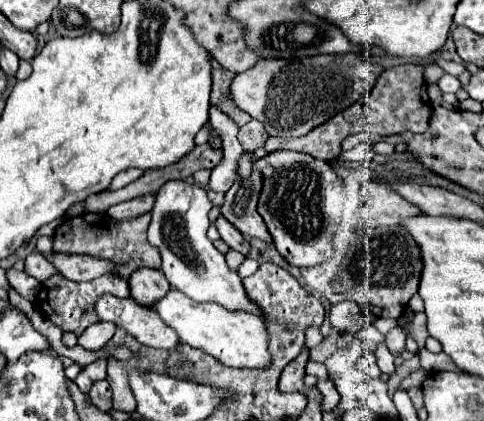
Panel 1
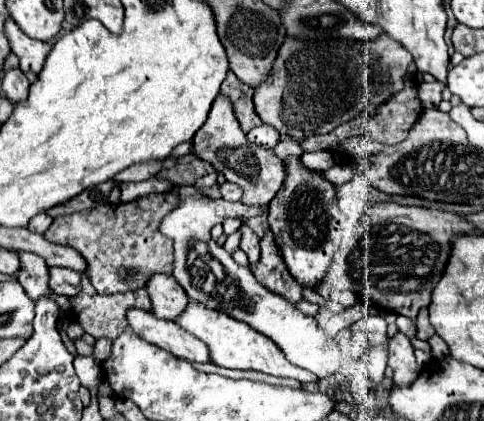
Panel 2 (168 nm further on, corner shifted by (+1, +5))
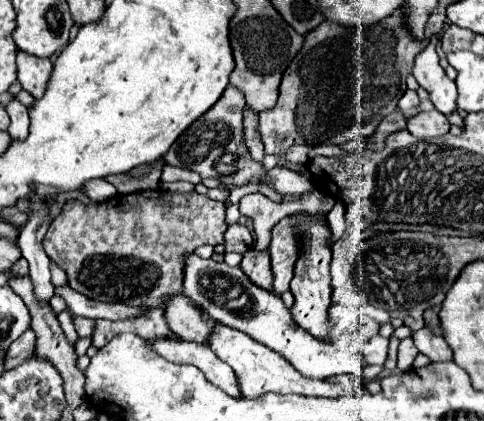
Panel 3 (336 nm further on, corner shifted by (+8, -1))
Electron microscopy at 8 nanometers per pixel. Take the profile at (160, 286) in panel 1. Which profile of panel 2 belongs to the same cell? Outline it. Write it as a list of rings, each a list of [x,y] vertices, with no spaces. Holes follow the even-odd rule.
[[[153,274],[145,284],[145,290],[149,292],[151,312],[157,318],[175,320],[189,302],[185,290],[169,274]]]

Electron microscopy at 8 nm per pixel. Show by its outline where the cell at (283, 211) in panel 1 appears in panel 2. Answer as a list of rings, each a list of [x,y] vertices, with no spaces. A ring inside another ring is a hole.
[[[287,156],[283,164],[285,182],[269,202],[267,222],[291,276],[299,284],[313,288],[325,276],[333,252],[339,248],[343,214],[337,206],[335,186],[321,172],[305,168],[299,156]]]

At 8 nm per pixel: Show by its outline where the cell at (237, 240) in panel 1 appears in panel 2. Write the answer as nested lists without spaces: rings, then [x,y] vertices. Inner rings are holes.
[[[245,224],[237,232],[241,234],[241,250],[249,256],[249,262],[255,264],[259,260],[259,236]]]

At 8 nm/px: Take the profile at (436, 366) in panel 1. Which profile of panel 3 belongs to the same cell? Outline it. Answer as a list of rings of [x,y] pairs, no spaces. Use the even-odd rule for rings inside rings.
[[[404,338],[404,340],[400,342],[400,348],[398,348],[398,370],[400,370],[400,372],[410,370],[416,354],[418,354],[418,350],[416,350],[412,338]]]

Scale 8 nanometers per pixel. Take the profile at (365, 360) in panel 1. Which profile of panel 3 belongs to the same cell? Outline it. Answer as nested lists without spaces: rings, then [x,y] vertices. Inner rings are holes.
[[[374,336],[364,344],[366,364],[384,364],[386,356],[388,356],[388,338]]]

